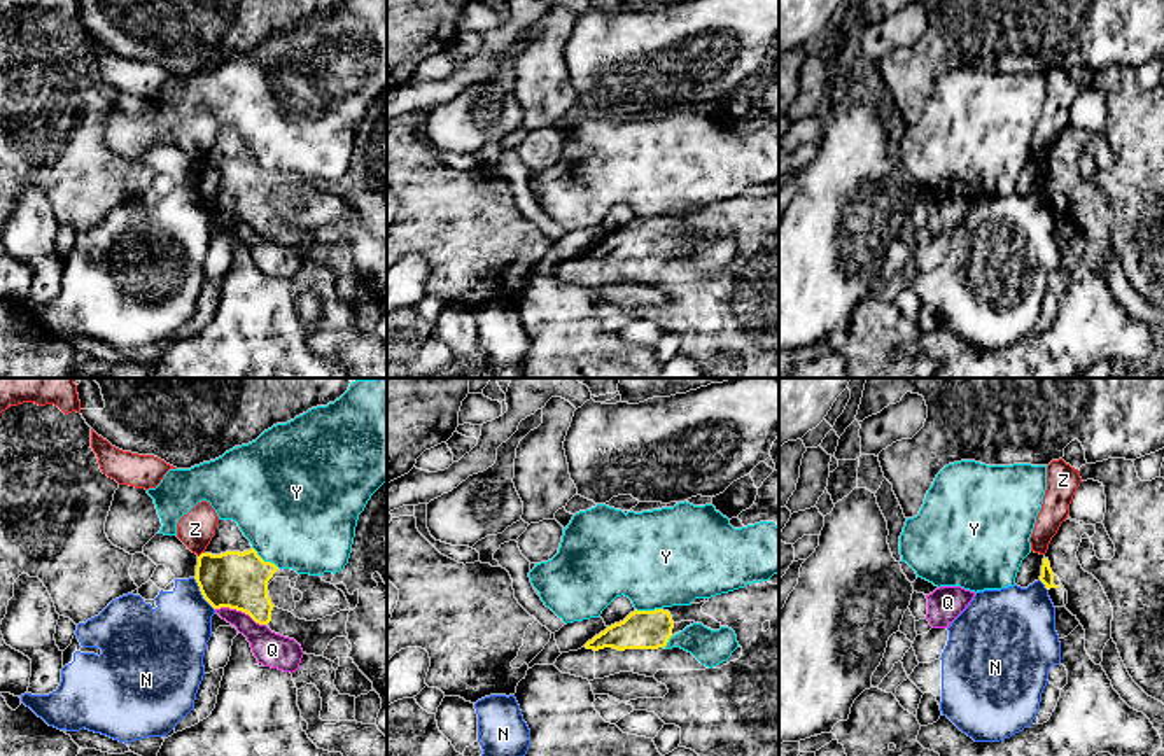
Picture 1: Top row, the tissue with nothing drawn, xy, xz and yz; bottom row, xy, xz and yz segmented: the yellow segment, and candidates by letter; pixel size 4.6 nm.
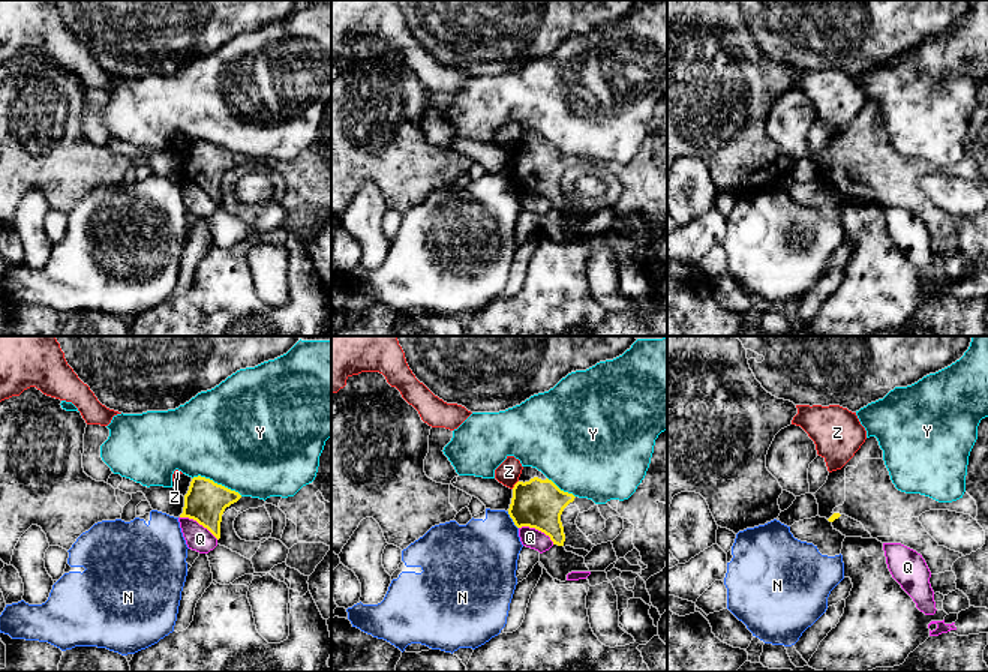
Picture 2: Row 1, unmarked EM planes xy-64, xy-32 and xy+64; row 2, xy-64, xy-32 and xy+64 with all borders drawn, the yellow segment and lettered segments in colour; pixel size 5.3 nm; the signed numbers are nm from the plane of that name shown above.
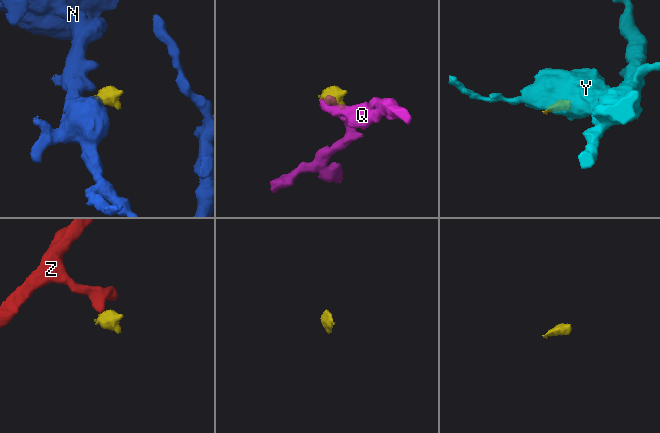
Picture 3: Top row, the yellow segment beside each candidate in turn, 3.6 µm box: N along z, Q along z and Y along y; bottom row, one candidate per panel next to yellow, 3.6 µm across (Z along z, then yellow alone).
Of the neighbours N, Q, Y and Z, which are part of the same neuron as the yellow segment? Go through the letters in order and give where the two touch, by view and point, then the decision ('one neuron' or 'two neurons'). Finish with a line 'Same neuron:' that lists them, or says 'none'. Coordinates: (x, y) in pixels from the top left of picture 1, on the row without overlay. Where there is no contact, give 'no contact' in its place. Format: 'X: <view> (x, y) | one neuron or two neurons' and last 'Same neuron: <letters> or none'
N: xy (202, 202) | two neurons
Q: xy (240, 217) | two neurons
Y: xy (263, 168) | two neurons
Z: xy (200, 163) | two neurons
Same neuron: none

